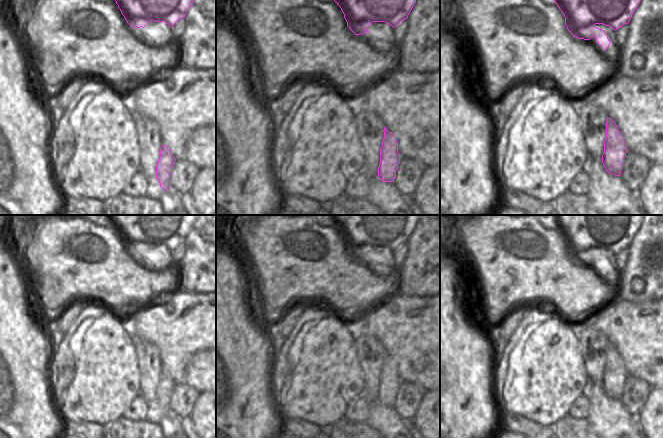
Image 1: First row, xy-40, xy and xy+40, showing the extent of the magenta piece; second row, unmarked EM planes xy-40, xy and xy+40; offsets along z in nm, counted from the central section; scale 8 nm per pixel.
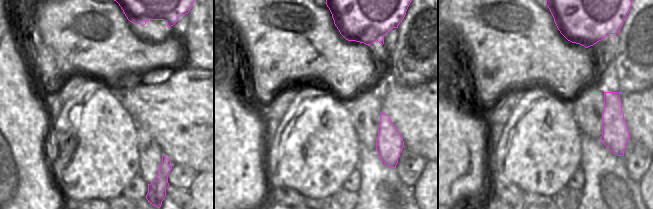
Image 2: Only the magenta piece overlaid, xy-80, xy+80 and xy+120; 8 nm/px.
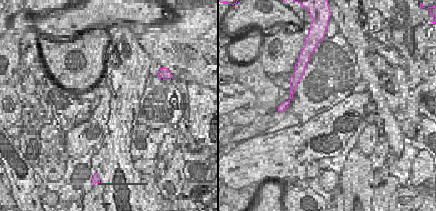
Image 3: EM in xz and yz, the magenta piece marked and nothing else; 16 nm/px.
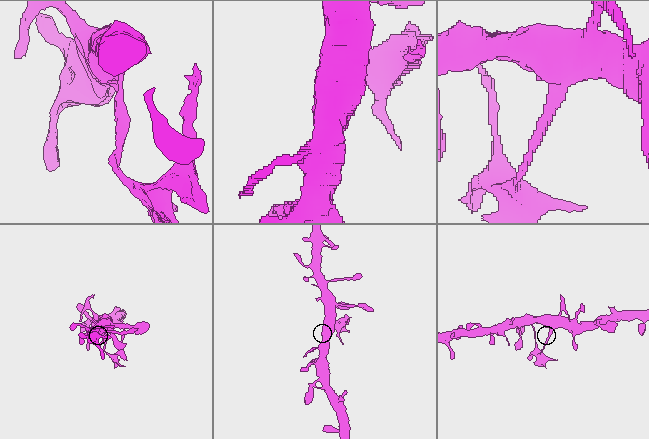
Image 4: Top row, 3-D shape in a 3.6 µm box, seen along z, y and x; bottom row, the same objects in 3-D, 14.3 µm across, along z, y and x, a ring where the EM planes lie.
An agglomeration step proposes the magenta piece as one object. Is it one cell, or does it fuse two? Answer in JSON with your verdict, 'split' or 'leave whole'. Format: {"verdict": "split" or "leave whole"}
{"verdict": "split"}

